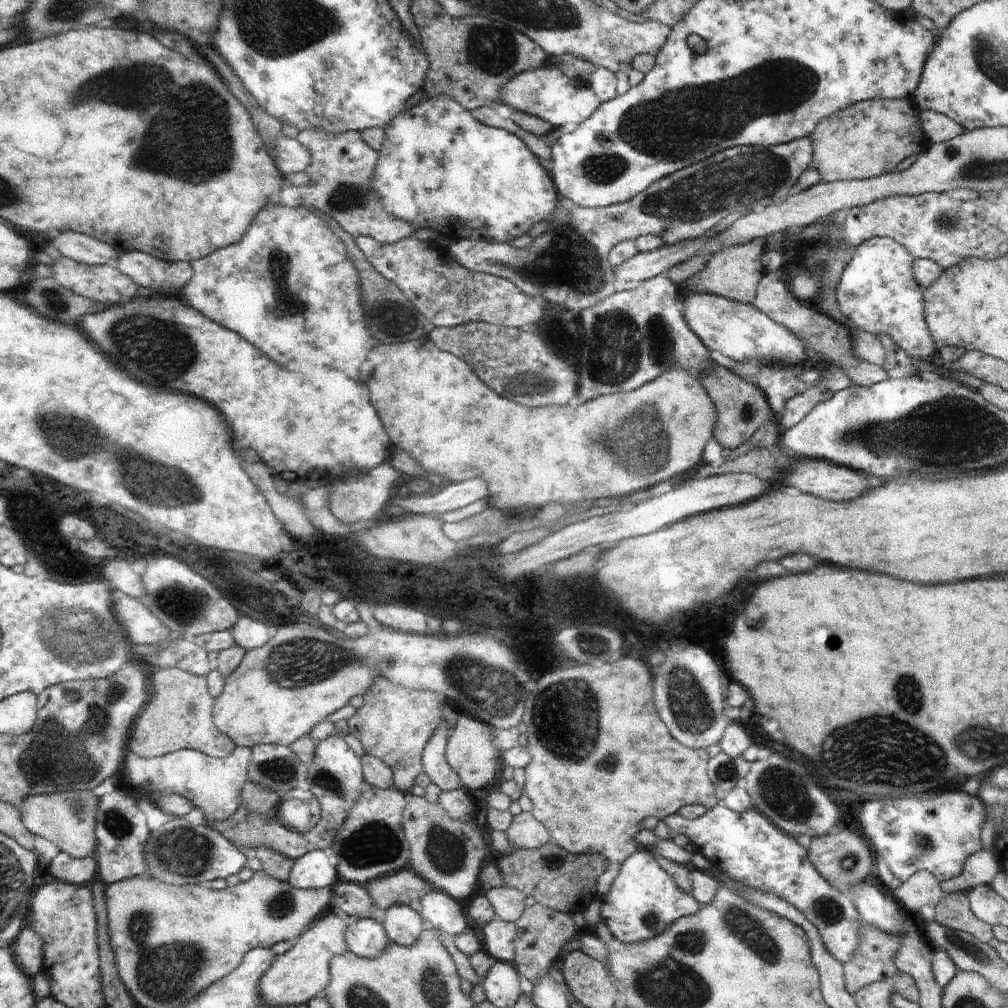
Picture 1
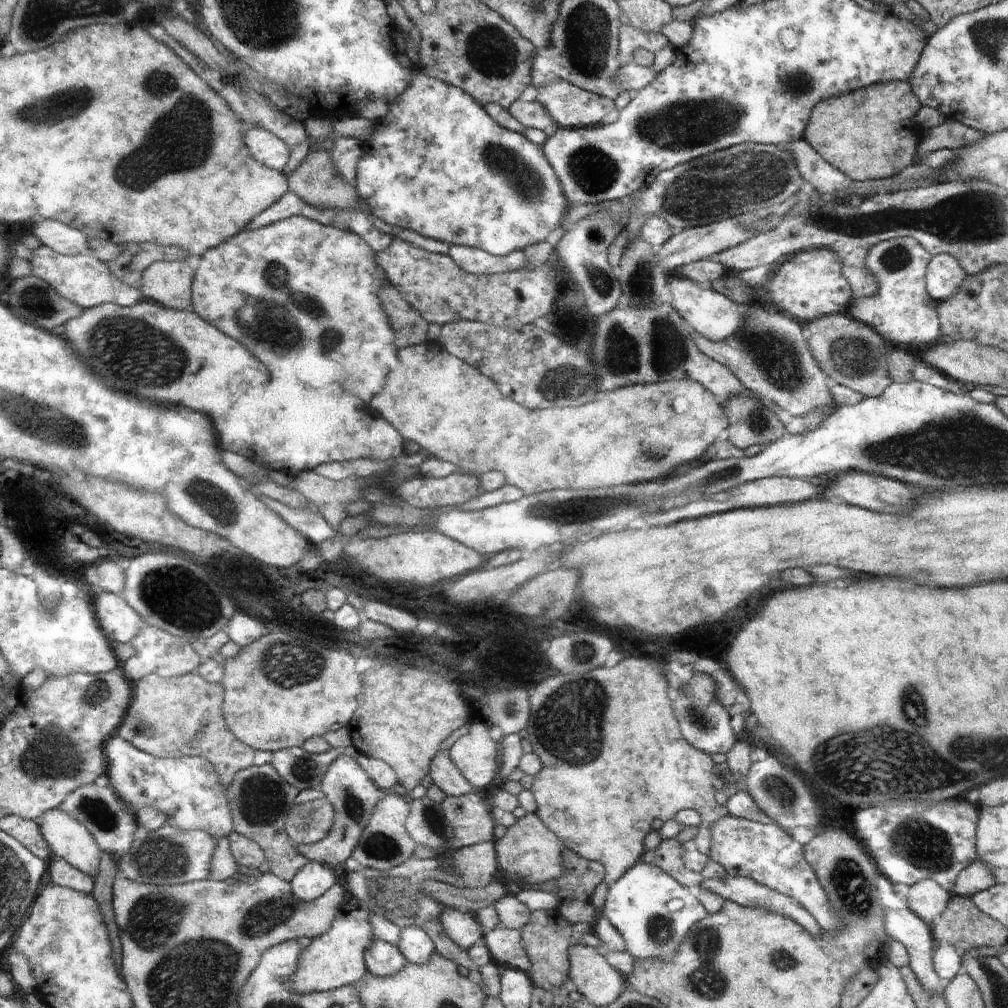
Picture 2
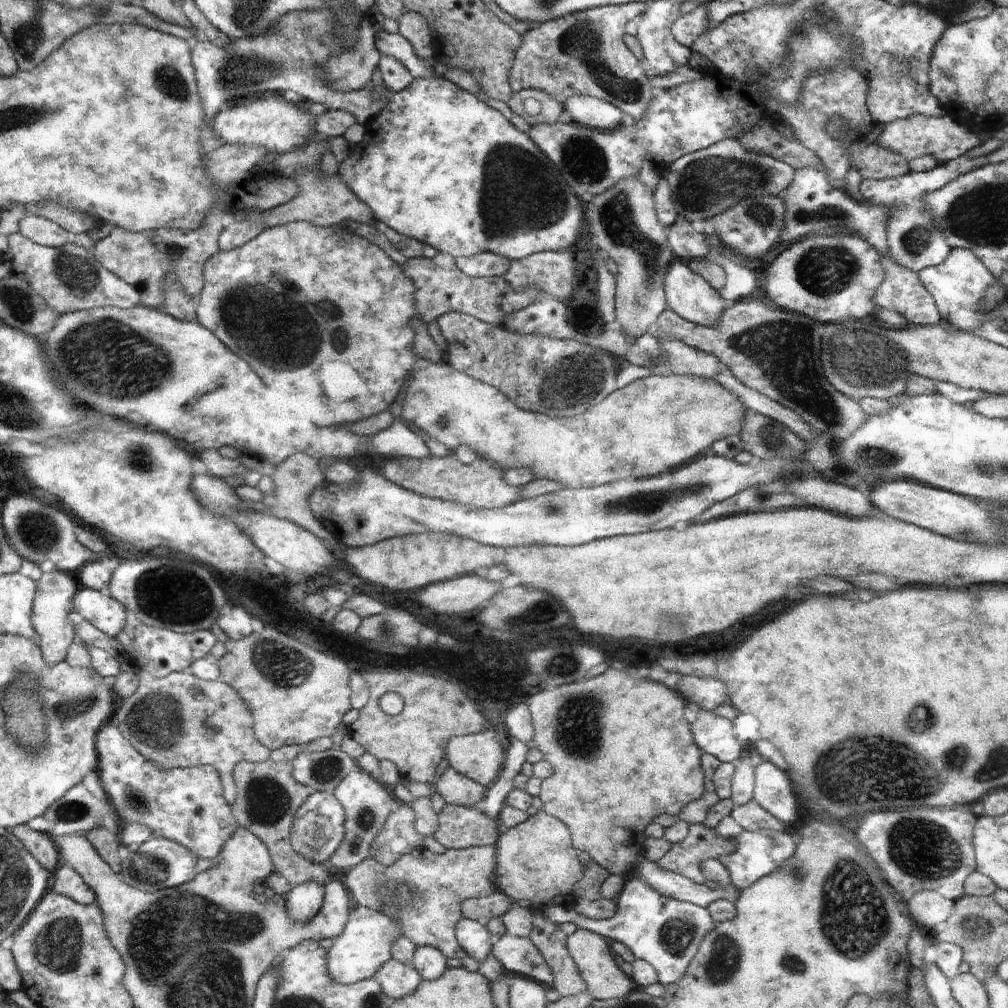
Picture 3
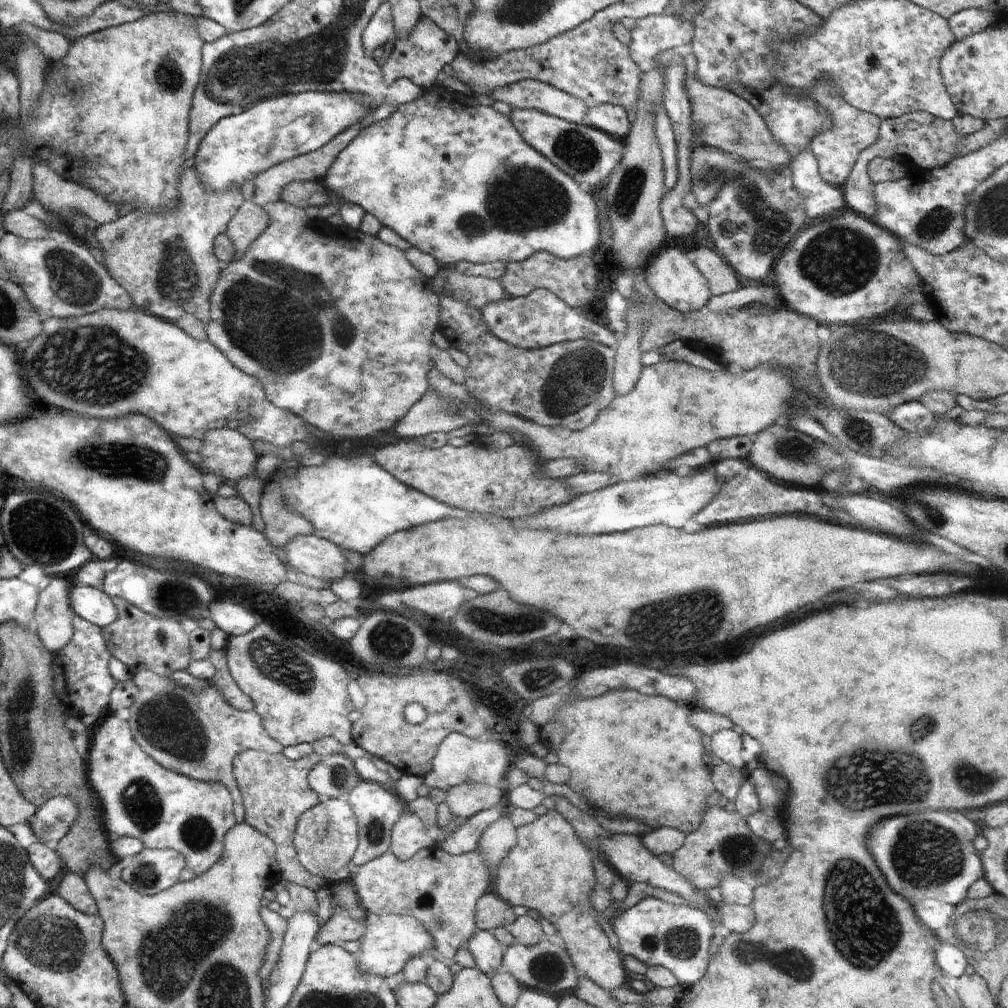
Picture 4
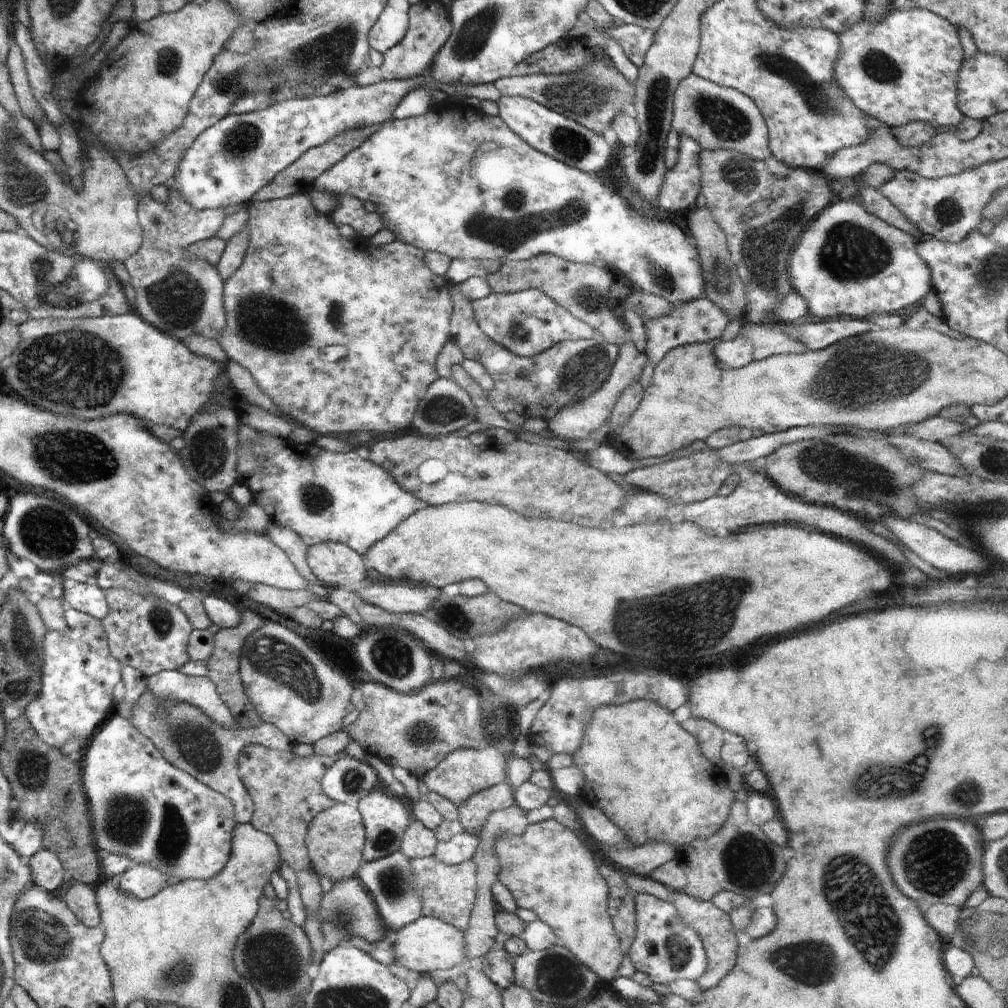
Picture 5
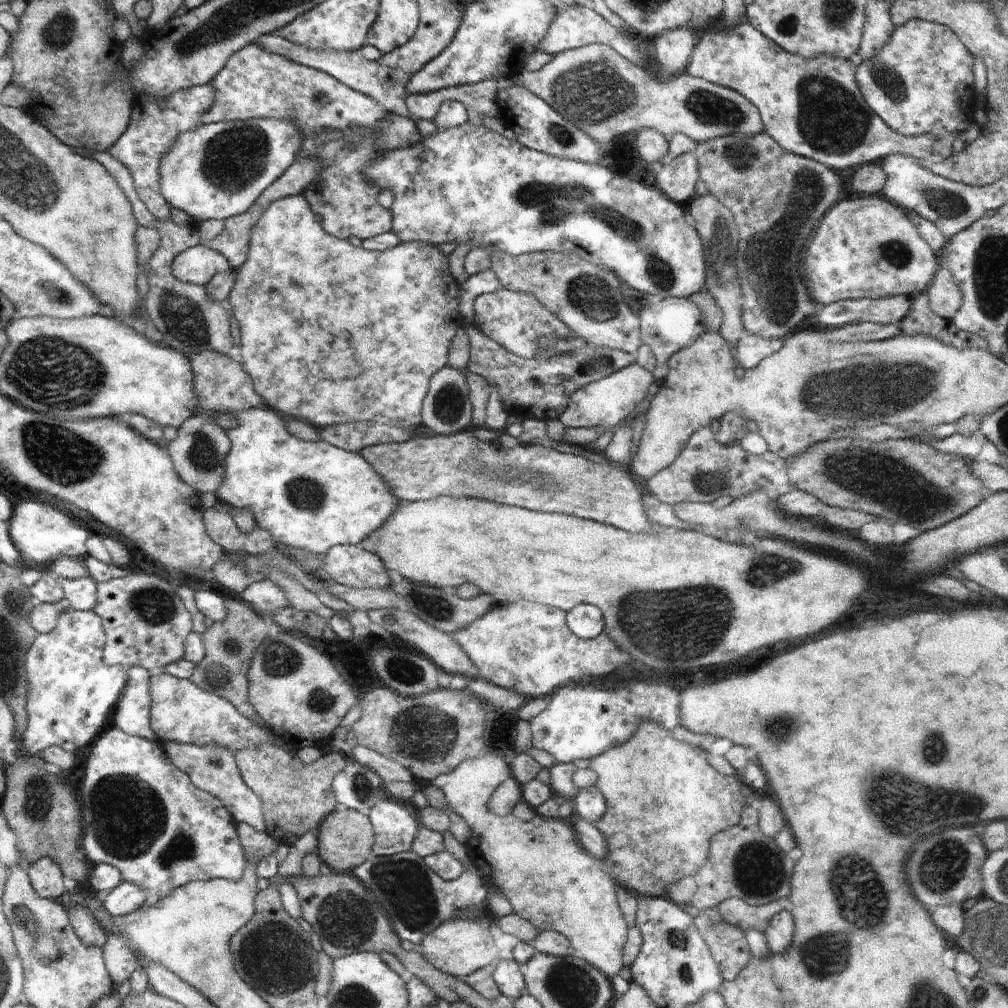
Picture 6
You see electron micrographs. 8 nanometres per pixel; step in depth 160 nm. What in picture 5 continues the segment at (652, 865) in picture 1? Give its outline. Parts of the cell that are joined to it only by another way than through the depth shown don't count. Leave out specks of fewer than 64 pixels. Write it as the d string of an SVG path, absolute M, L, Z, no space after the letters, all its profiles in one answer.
M636 893L634 902L637 929L628 954L636 970L647 974L653 983L669 985L678 979L697 981L707 969L707 956L698 933L668 901L649 893Z

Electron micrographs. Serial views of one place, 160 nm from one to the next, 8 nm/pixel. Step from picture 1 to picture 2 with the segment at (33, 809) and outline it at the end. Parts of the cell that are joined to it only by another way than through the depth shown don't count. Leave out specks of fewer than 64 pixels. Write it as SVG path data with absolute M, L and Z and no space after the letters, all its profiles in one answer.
M61 806L48 811L43 817L46 822L40 826L40 830L43 830L52 852L73 867L95 877L99 873L101 848L96 844L91 831L66 811L62 811Z

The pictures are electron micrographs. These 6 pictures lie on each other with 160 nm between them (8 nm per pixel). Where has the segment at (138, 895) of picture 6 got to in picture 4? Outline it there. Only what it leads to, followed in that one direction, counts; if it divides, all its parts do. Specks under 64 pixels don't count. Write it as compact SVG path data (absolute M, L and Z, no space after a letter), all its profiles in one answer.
M144 848L123 866L121 879L140 894L153 895L178 884L185 862L178 851Z

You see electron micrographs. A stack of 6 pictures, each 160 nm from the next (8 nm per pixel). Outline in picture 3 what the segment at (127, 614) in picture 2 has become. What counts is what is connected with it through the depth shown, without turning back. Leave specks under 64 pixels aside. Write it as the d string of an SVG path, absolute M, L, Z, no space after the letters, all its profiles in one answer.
M82 587L72 599L72 610L98 630L114 637L124 628L125 606L107 592Z

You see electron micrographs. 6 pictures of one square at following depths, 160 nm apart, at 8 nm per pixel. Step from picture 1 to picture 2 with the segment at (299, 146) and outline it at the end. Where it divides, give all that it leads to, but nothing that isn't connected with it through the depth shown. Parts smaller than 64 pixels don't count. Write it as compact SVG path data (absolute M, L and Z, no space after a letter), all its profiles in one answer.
M253 126L246 132L246 146L252 158L267 167L284 172L290 160L290 147L264 127Z

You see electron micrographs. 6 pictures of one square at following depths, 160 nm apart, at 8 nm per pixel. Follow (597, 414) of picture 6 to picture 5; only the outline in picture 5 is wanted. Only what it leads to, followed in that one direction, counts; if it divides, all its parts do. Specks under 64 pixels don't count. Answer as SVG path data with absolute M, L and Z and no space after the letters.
M627 340L619 347L619 358L615 362L614 368L611 370L611 376L607 378L604 386L594 392L592 396L583 398L583 401L575 402L575 405L567 406L562 412L558 412L547 421L548 426L554 430L562 438L583 439L591 438L591 434L595 433L601 426L607 424L611 420L611 414L614 412L614 406L618 404L619 398L623 396L623 392L634 383L639 382L640 375L646 362L648 362L647 354L640 352L631 340Z

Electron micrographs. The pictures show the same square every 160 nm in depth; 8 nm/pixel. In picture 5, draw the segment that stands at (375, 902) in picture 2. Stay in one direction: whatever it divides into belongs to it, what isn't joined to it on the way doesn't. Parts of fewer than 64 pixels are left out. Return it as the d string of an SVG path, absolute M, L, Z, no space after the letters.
M432 856L411 859L411 865L413 866L411 883L415 889L420 887L423 890L423 916L439 918L466 931L469 927L471 912L475 907L477 889L475 862L470 860L450 866Z

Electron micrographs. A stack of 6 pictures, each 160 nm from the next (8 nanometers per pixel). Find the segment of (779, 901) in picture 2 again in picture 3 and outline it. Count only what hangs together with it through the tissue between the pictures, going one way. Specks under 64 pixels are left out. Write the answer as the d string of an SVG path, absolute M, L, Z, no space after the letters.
M645 858L634 866L631 873L646 881L661 895L704 908L718 899L726 899L734 903L740 892L732 885L725 889L720 886L712 889L707 884L695 883L683 874L665 869L658 863Z

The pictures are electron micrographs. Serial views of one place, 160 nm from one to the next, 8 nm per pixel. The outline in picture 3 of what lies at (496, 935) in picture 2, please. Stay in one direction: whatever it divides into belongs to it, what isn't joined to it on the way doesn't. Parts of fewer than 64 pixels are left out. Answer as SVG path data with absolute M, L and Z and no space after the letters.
M506 932L493 940L491 954L510 972L522 974L545 987L553 981L552 969L528 937L515 937Z

